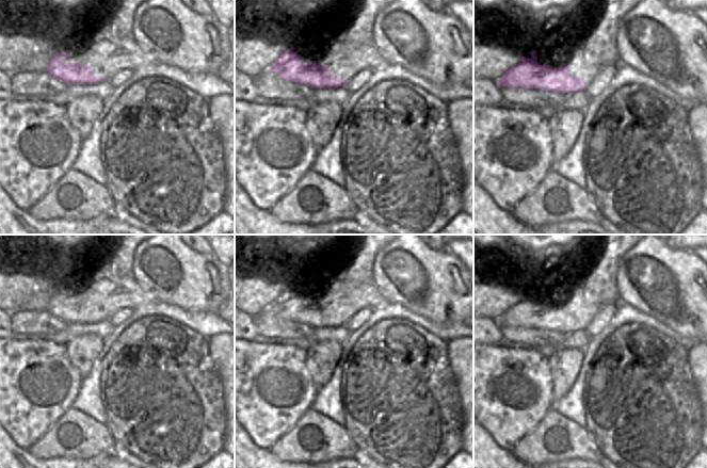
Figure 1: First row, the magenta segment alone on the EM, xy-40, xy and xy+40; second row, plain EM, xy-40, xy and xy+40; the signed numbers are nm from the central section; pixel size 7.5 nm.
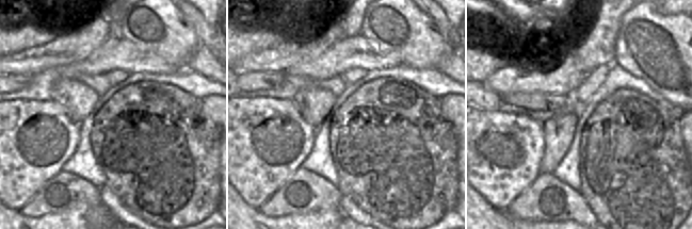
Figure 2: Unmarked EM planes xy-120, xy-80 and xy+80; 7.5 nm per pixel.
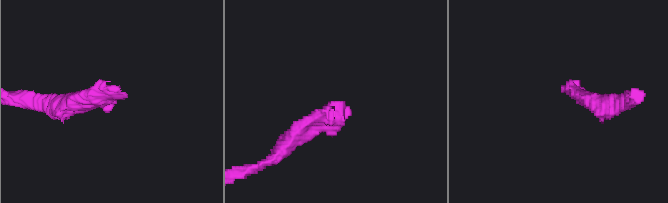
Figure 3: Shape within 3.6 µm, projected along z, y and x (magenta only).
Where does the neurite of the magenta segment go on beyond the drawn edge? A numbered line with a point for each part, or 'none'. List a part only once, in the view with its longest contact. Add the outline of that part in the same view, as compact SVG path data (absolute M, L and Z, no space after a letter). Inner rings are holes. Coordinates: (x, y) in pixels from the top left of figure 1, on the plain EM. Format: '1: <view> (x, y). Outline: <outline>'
1: xy+40 (579, 302). Outline: M545 272L539 275L533 284L537 292L537 303L558 306L565 302L573 317L581 317L587 324L599 312L602 304L591 301L591 294L577 286L569 294L564 277L556 272Z

